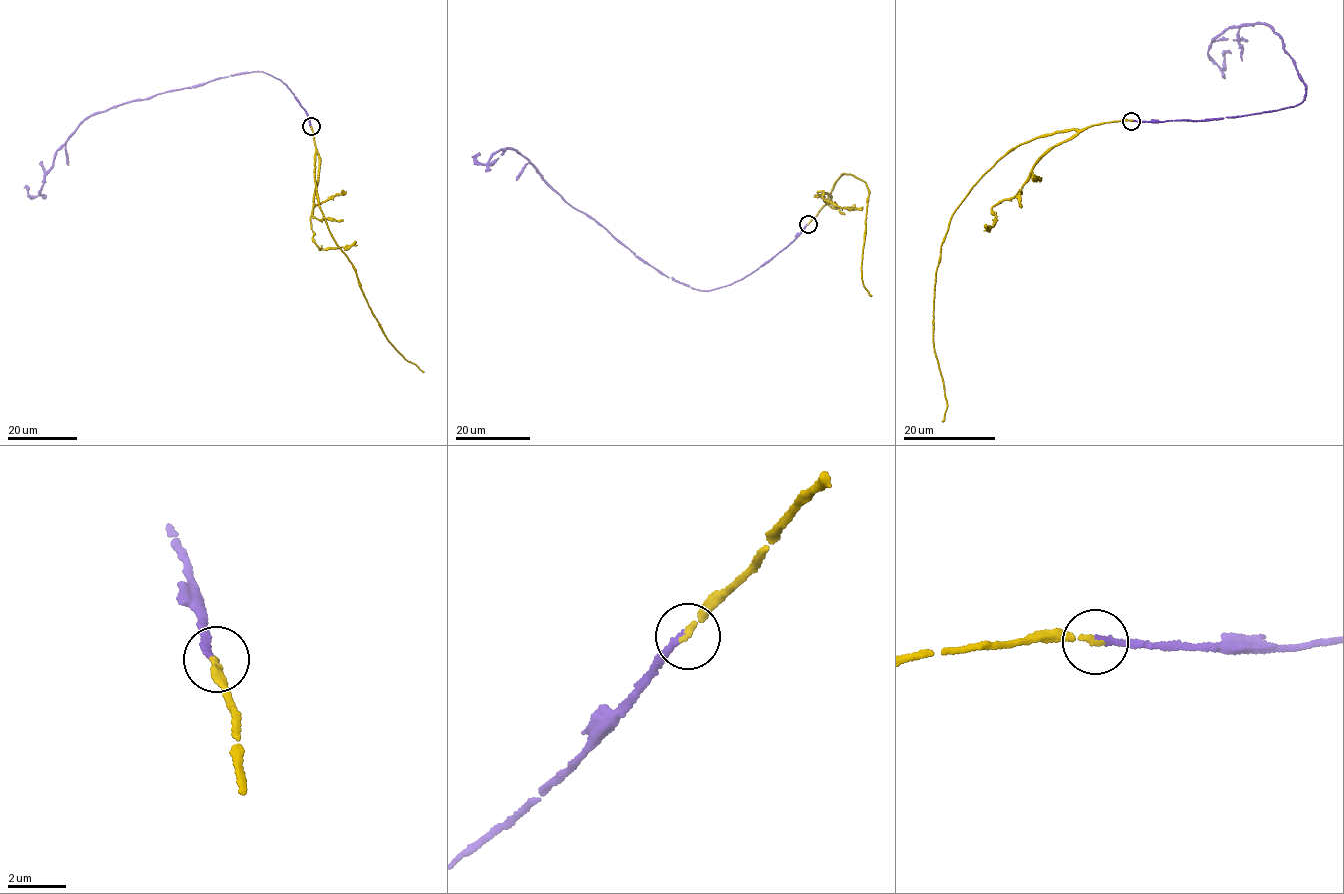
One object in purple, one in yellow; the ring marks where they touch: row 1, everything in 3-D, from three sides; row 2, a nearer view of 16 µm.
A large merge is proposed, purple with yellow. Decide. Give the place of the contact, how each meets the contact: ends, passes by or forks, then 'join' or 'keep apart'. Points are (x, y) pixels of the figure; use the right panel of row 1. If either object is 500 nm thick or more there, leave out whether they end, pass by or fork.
(1131, 121) | purple ends | yellow ends | join

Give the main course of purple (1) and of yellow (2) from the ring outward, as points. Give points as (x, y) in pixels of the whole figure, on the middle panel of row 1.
1: (808, 223), (740, 279), (700, 290), (639, 259), (574, 208), (527, 158), (507, 148), (486, 163), (472, 157)
2: (808, 223), (826, 203), (838, 178), (845, 173), (860, 179), (869, 192), (861, 276), (871, 295)

